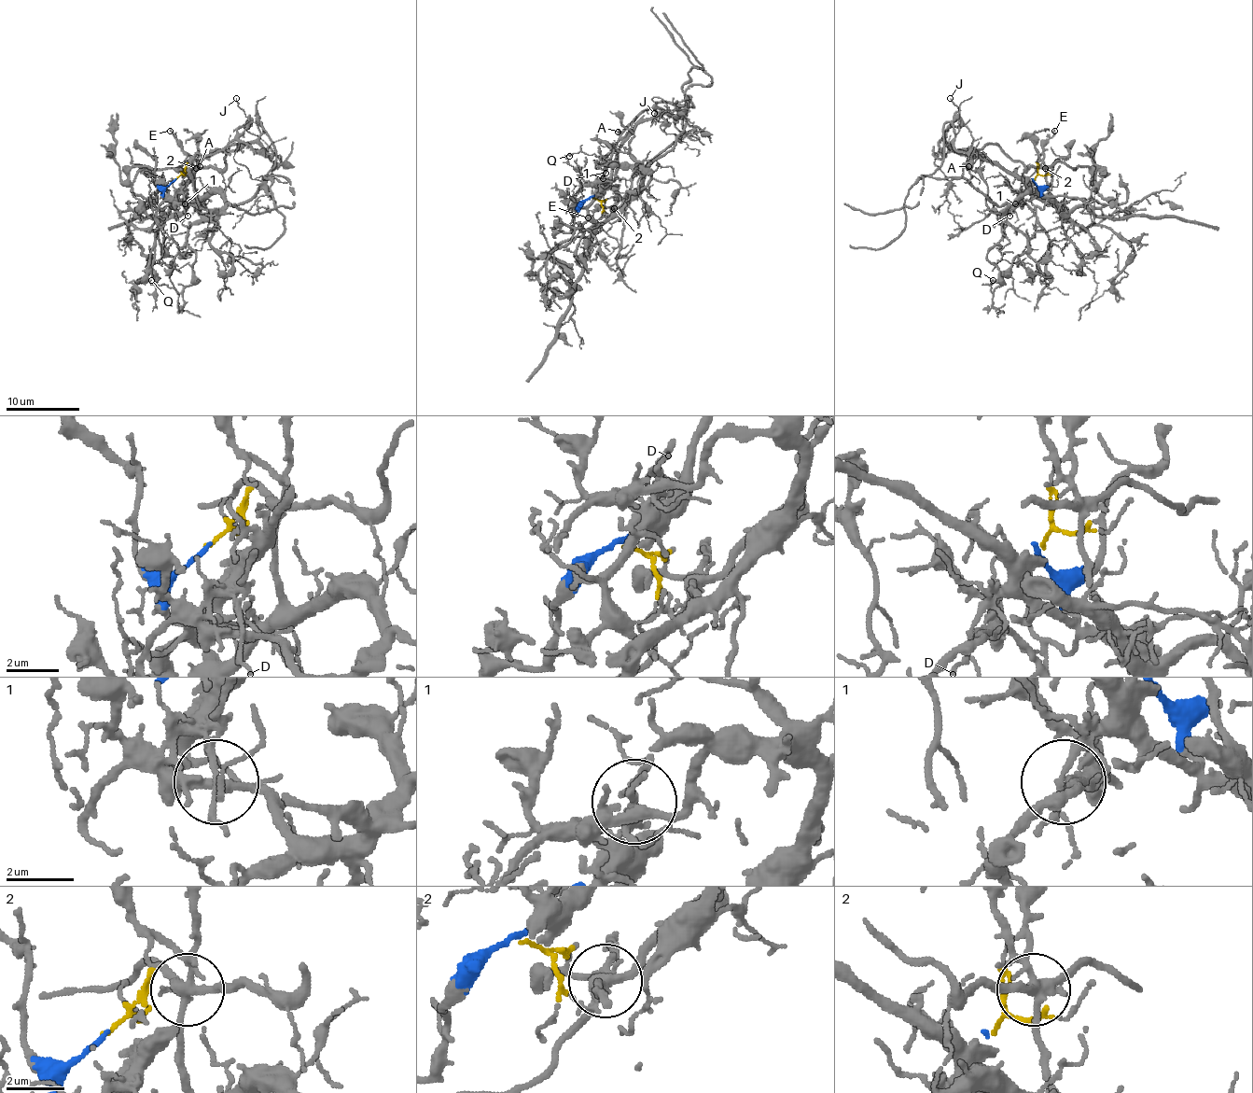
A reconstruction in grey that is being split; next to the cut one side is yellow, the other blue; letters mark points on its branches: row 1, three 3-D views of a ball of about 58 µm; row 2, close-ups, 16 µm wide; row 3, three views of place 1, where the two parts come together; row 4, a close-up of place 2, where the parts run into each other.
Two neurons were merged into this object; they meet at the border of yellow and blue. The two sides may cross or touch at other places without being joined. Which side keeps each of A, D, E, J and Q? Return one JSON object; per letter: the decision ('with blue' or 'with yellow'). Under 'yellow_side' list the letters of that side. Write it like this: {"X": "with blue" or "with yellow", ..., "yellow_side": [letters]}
{"A": "with blue", "D": "with blue", "E": "with yellow", "J": "with blue", "Q": "with yellow", "yellow_side": ["E", "Q"]}

